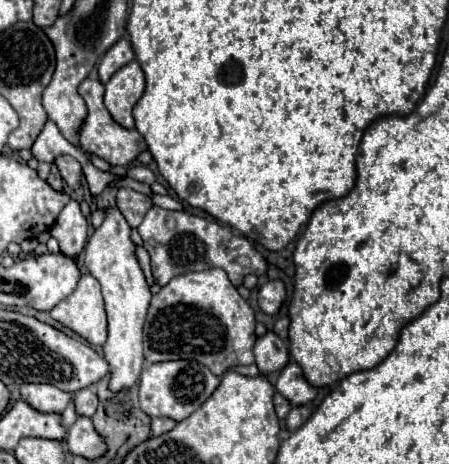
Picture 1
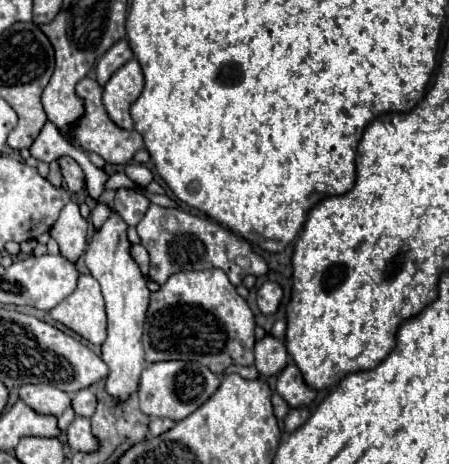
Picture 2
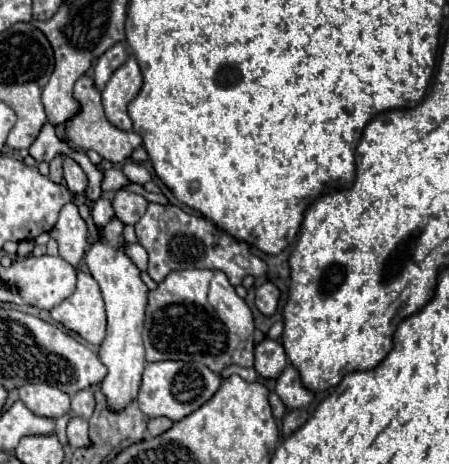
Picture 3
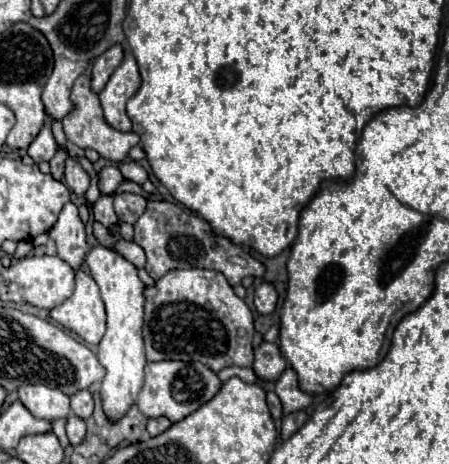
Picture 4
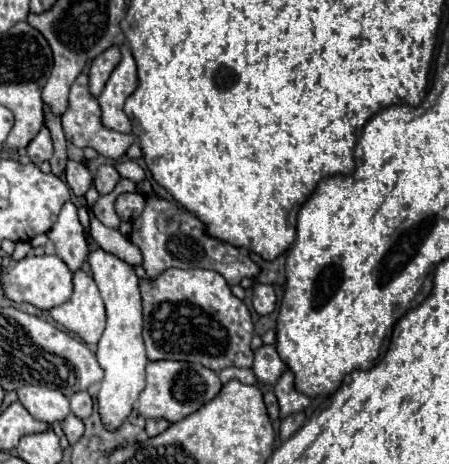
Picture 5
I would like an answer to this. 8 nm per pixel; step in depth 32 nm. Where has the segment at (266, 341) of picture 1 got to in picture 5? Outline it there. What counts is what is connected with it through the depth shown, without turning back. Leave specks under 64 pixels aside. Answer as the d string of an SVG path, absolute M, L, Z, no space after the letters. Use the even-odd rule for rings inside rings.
M262 346L254 352L254 366L252 366L258 382L262 384L276 384L276 380L286 370L286 364L280 360L274 346Z

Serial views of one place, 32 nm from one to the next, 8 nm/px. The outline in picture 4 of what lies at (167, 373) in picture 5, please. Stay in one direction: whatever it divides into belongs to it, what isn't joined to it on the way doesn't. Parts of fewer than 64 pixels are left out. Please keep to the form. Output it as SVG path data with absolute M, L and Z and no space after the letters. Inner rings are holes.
M162 360L162 362L148 362L146 364L146 384L138 394L138 410L146 418L168 418L172 422L178 422L186 418L188 414L196 412L202 404L212 400L216 392L220 390L222 382L204 364L192 364L192 362L174 362L174 360Z

